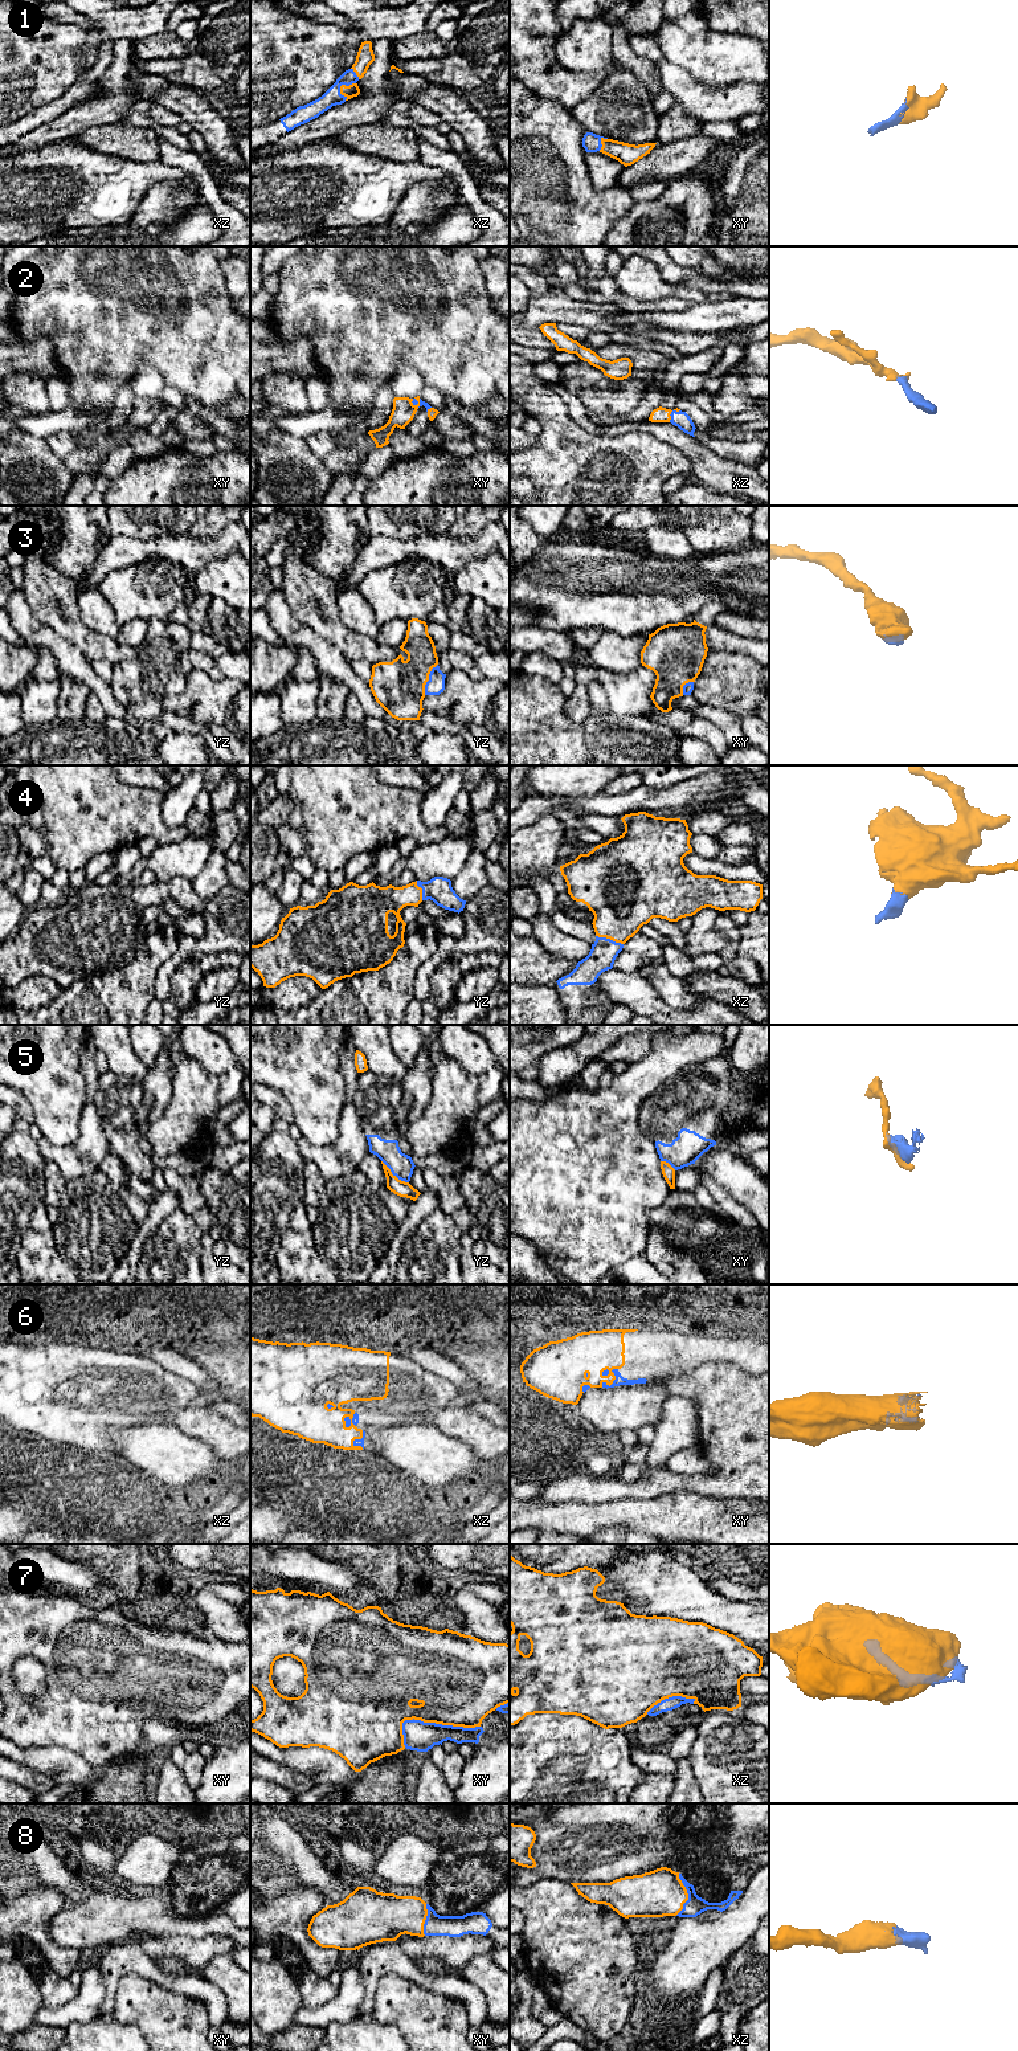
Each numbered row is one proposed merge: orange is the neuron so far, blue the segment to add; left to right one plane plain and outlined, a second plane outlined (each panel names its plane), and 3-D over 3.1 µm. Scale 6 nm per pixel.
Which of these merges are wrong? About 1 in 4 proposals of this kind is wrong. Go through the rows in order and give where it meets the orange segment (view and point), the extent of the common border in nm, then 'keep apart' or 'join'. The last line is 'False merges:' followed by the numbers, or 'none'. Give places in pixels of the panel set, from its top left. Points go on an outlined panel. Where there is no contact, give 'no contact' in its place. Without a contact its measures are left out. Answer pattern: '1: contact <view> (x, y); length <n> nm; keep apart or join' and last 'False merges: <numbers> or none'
1: contact xz (340, 86); length 130 nm; join
2: contact xz (670, 413); length 100 nm; join
3: contact yz (428, 679); length 200 nm; join
4: contact xz (609, 938); length 180 nm; join
5: contact yz (392, 1175); length 220 nm; keep apart
6: contact xy (614, 1379); length 160 nm; join
7: contact xy (430, 1721); length 480 nm; keep apart
8: contact xz (687, 1895); length 260 nm; join
False merges: 5, 7

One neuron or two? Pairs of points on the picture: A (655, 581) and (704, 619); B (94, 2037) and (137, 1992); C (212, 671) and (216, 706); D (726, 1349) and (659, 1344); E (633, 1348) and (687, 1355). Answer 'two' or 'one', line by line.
A: two
B: two
C: two
D: one
E: one

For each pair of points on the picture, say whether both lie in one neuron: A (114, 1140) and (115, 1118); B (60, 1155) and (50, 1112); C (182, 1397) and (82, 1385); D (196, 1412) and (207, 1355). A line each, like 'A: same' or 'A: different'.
A: same
B: different
C: same
D: same

